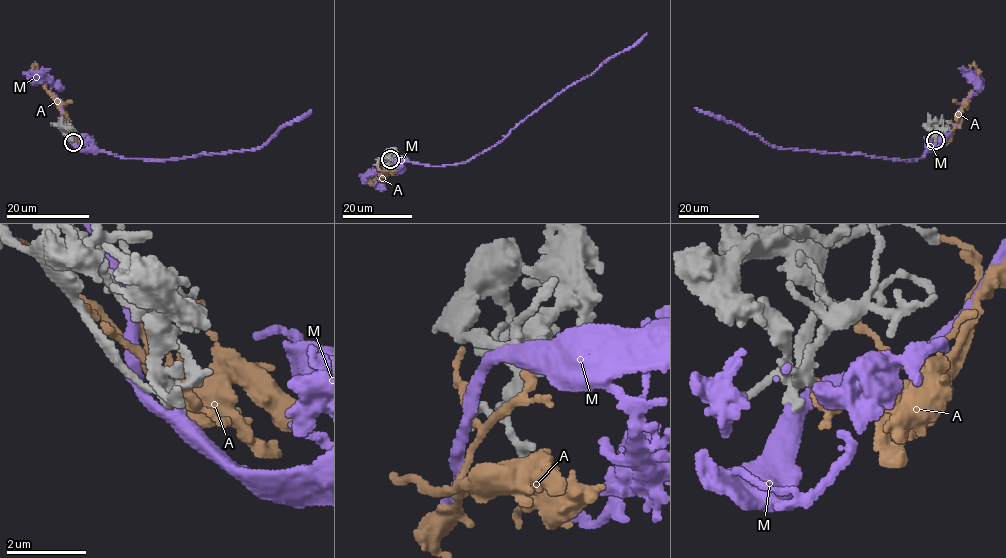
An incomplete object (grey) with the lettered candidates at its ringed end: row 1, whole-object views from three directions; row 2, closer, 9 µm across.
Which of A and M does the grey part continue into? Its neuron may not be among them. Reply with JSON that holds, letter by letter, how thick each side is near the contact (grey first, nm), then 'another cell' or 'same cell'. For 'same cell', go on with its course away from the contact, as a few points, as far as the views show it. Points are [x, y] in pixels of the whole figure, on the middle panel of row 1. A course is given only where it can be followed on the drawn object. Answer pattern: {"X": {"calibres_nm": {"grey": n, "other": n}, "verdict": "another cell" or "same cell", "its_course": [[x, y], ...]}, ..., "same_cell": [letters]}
{"A": {"calibres_nm": {"grey": 190, "other": 160}, "verdict": "another cell"}, "M": {"calibres_nm": {"grey": 220, "other": 320}, "verdict": "same cell", "its_course": [[388, 158], [427, 165], [465, 163], [499, 143], [519, 123], [610, 57], [628, 50], [647, 33]]}, "same_cell": ["M"]}

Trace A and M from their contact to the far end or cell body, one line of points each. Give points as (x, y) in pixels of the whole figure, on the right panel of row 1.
A: (937, 137), (939, 140), (952, 133), (958, 123), (959, 109), (979, 83), (978, 70), (974, 65), (968, 65)
M: (935, 138), (923, 157), (904, 160), (775, 147), (734, 123), (695, 107)

